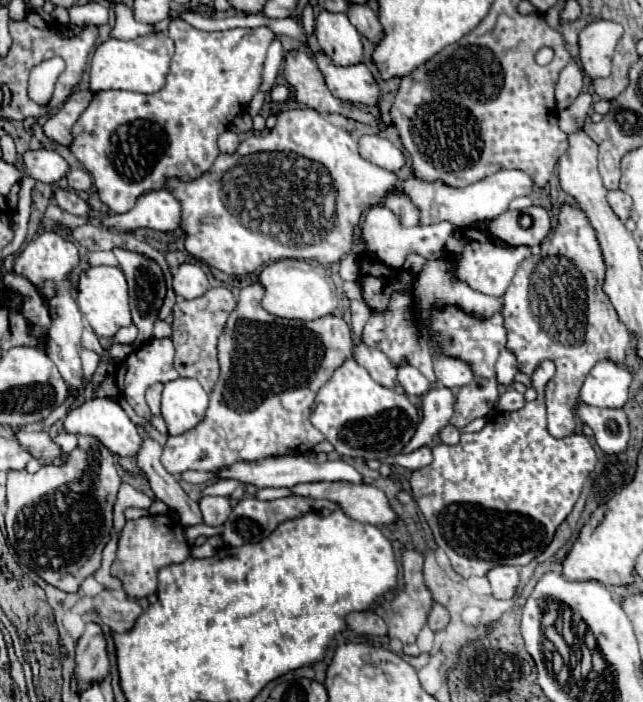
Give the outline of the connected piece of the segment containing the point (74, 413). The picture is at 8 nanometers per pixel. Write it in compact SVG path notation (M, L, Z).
M95 398L95 400L83 402L81 406L69 410L69 414L65 416L63 426L65 426L65 430L69 434L89 434L89 436L95 436L97 440L101 440L117 456L133 458L133 456L137 456L137 452L143 446L143 438L141 438L137 426L127 418L123 408L117 402L113 402L113 400Z

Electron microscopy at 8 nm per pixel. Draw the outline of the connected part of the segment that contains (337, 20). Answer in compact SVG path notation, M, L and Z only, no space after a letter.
M321 10L315 20L315 36L323 52L327 52L335 64L361 62L361 34L343 12Z

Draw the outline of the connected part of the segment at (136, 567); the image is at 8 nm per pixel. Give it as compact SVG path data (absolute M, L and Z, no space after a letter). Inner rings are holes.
M143 516L129 520L117 538L117 558L111 576L119 578L123 590L131 598L147 598L157 590L157 572L169 564L181 564L189 558L185 528L173 516Z

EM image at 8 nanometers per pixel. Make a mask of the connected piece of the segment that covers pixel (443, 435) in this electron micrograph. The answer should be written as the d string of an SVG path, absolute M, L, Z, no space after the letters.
M447 424L447 426L439 432L439 438L441 438L443 444L457 444L457 442L459 442L459 436L461 436L461 432L459 432L455 426L451 426L451 424Z

